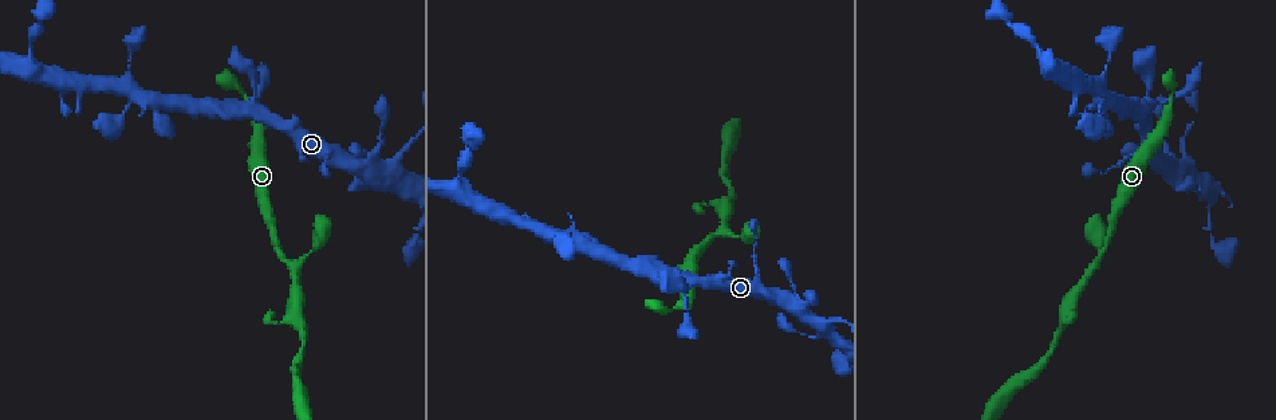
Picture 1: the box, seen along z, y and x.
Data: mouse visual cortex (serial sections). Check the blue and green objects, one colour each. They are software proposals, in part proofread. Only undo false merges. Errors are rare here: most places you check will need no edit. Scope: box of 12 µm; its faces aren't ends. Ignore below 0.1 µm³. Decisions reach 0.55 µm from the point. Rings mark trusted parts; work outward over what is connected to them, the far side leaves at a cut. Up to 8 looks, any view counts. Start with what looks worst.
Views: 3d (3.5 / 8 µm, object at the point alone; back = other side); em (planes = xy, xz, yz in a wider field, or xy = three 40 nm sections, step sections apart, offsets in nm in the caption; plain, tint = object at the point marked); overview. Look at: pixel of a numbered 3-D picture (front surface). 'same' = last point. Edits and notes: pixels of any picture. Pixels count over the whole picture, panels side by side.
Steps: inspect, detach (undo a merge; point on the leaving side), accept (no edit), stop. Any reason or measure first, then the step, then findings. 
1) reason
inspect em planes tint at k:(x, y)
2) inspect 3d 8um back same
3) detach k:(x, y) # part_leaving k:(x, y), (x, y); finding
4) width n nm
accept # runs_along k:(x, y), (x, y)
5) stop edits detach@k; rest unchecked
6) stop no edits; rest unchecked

thin neck
inspect 3d 3.5um at 1:(258, 95)

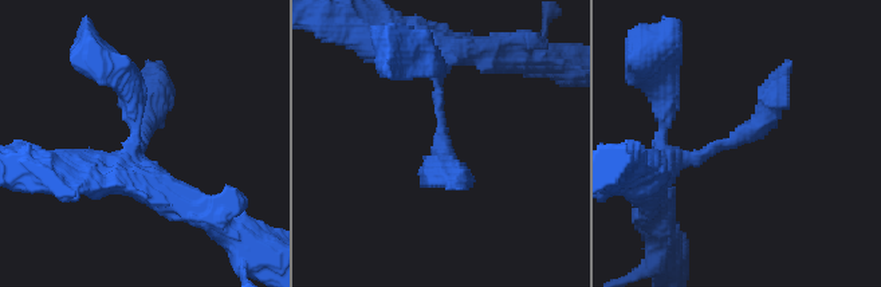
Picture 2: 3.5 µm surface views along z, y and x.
need the tissue
inspect em xy step 3 tint at 2:(730, 142)

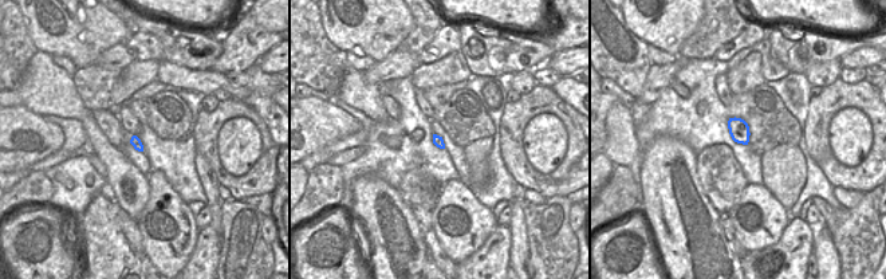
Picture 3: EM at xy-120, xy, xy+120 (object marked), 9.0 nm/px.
accept # runs_along 2:(653, 184), (752, 130), (781, 77); one cell here

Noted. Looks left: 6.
calibre changes
inspect 3d 3.5um at 1:(1172, 168)

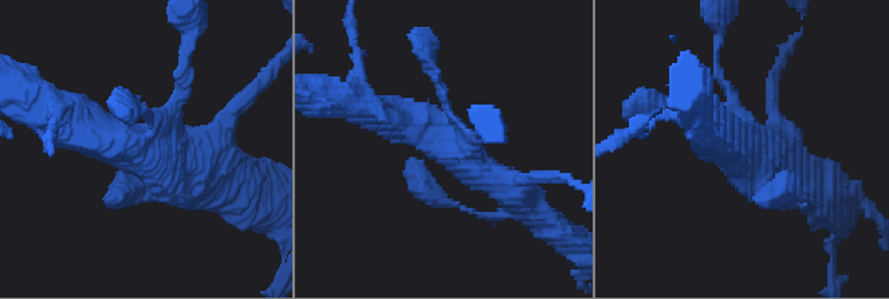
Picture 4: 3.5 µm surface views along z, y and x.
now the EM
inspect em xy step 1 tint at 4:(747, 152)

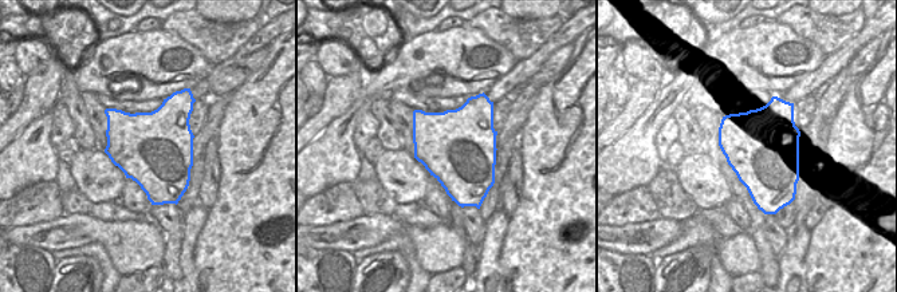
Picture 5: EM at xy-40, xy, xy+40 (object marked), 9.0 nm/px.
inspect em planes tint same

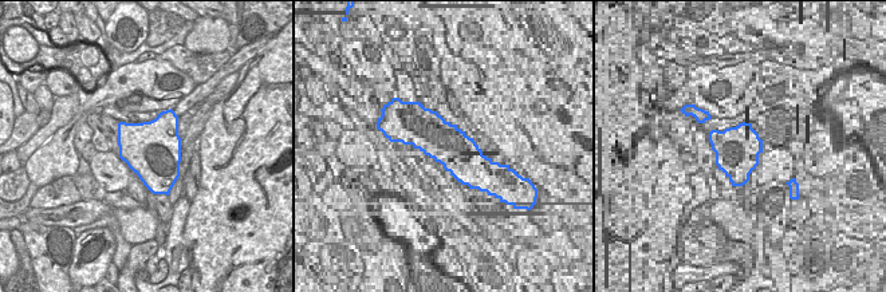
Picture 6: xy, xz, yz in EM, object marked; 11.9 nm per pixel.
accept # runs_along 4:(378, 113), (440, 137), (527, 205); one cell here

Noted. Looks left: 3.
thin neck
inspect 3d 3.5um at 1:(295, 270)

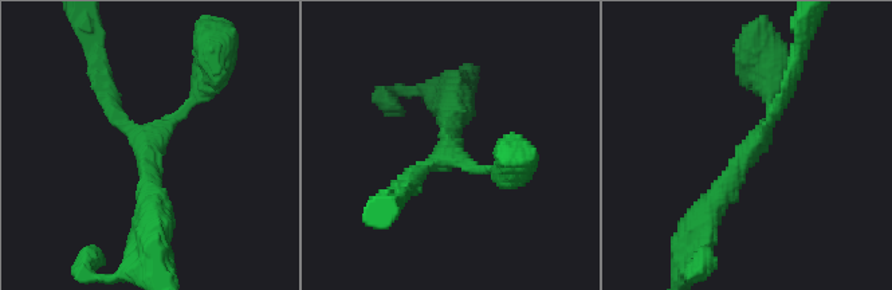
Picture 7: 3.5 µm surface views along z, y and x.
arms 3; arm_widths 150, 200, 300 nm
inspect em planes tint at 7:(149, 144)

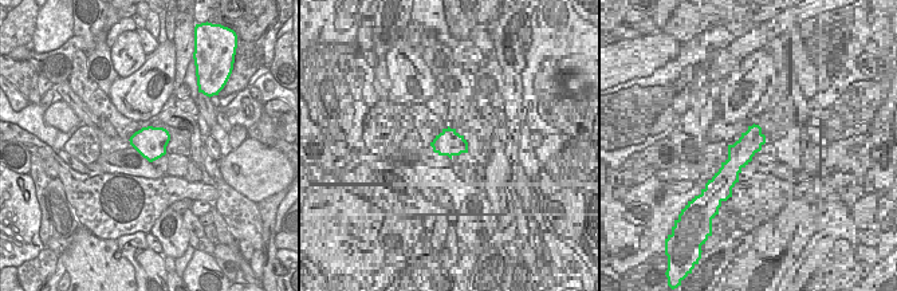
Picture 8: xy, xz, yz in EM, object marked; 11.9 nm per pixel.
accept # runs_along 7:(792, 77), (767, 130), (702, 218); continuous, no second cell

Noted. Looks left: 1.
stop no edits; rest unchecked

